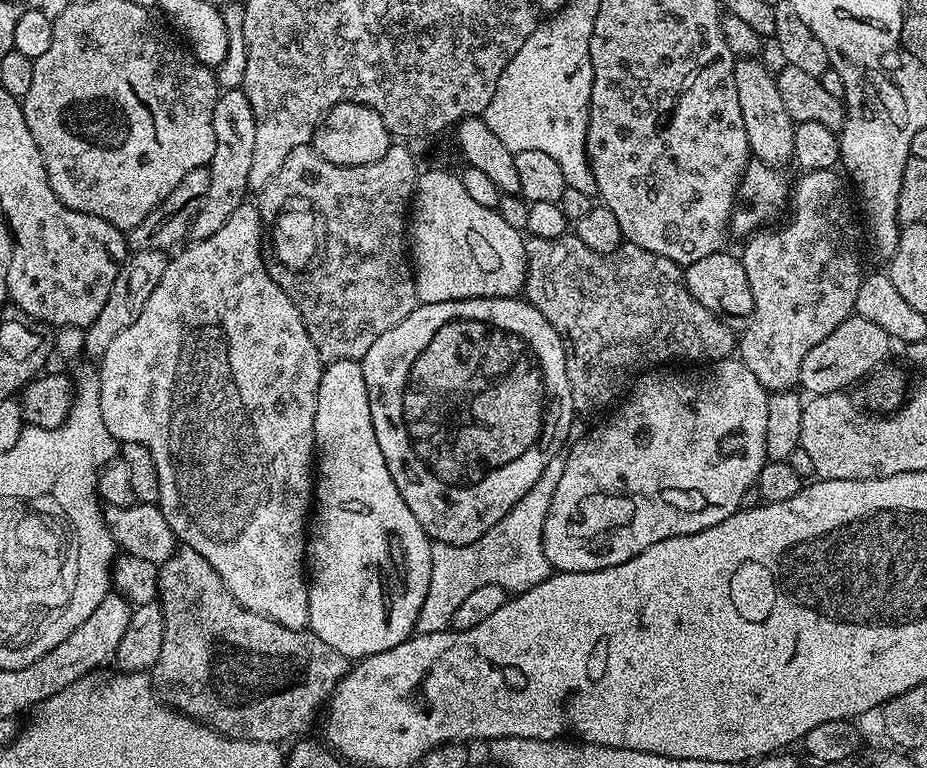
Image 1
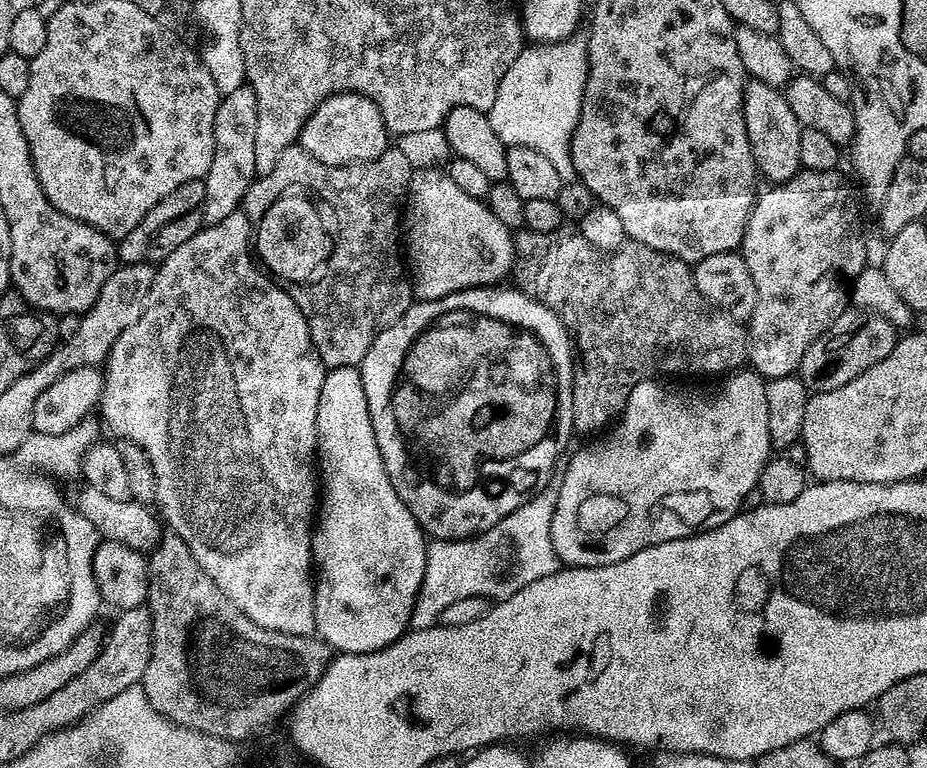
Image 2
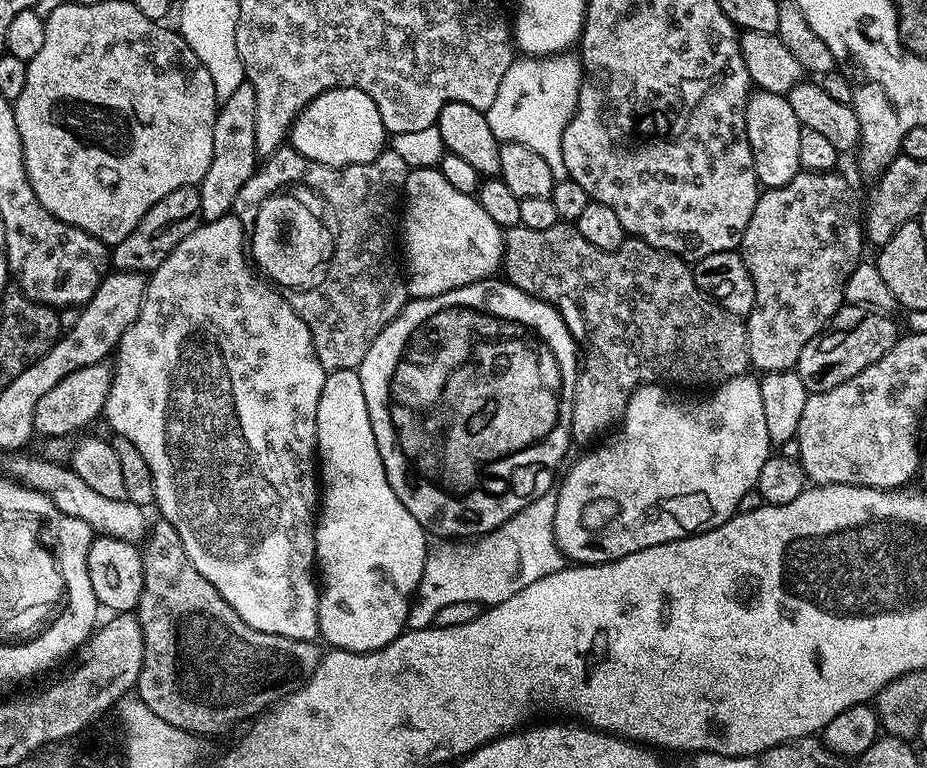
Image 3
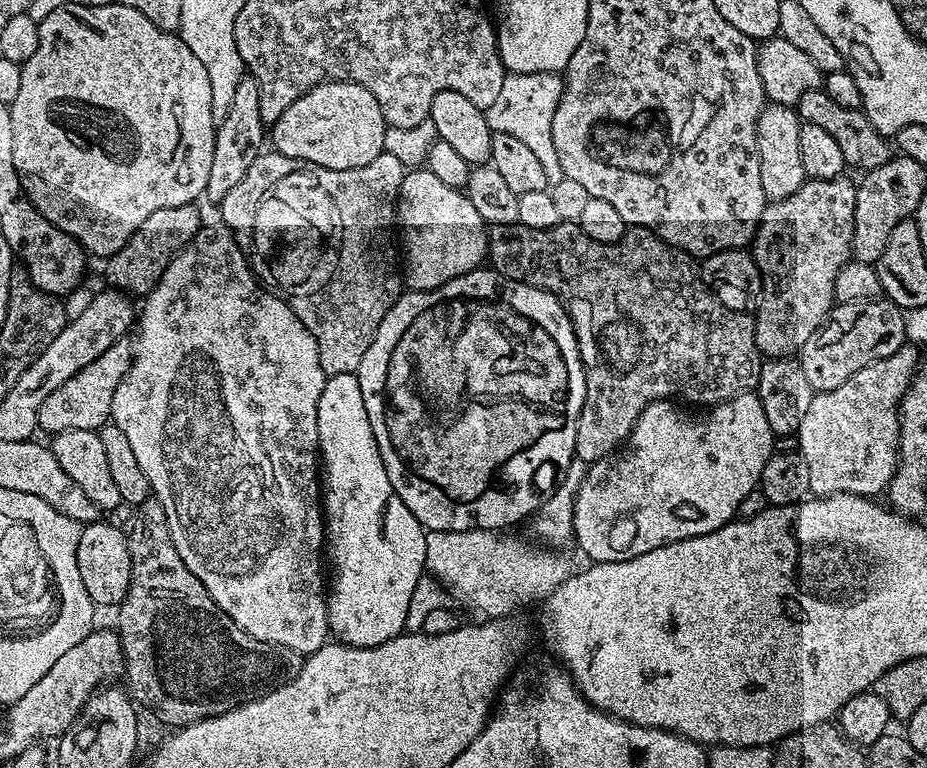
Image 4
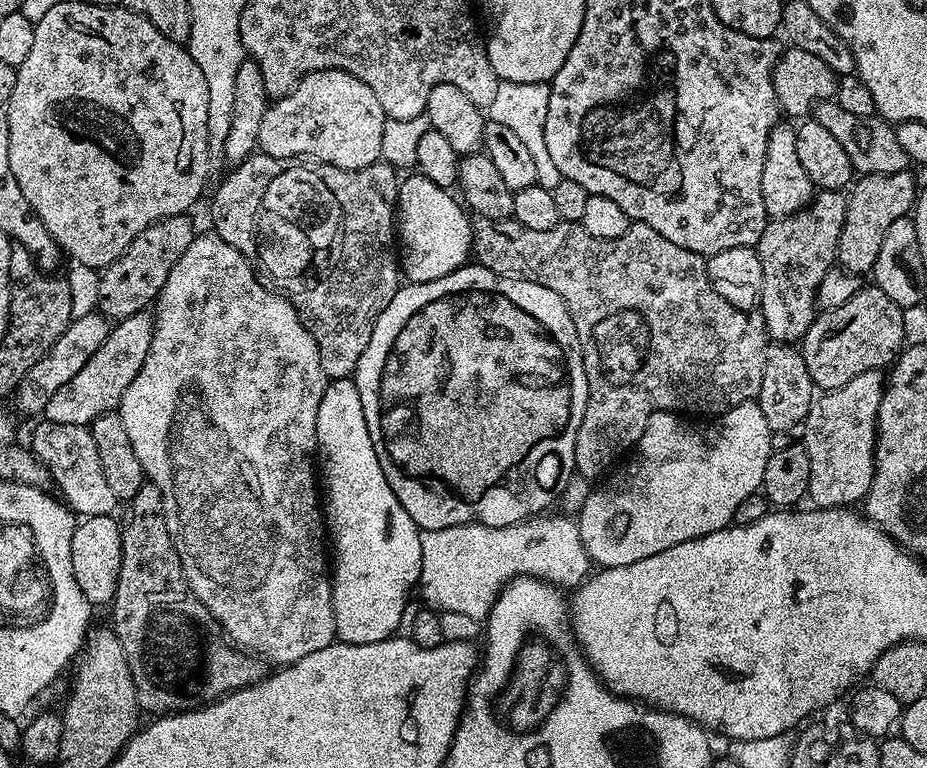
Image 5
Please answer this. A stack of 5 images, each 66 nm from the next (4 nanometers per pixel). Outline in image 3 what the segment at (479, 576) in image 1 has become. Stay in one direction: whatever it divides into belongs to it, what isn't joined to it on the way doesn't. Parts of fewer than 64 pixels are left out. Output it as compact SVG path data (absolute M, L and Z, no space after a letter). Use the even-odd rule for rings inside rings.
M547 492L542 498L527 504L502 526L485 532L473 543L474 546L429 551L422 578L408 608L407 627L433 627L438 610L454 602L474 602L481 606L506 602L506 598L518 594L518 590L530 586L530 582L538 582L538 578L565 568L566 557L554 532L557 506L556 492Z

